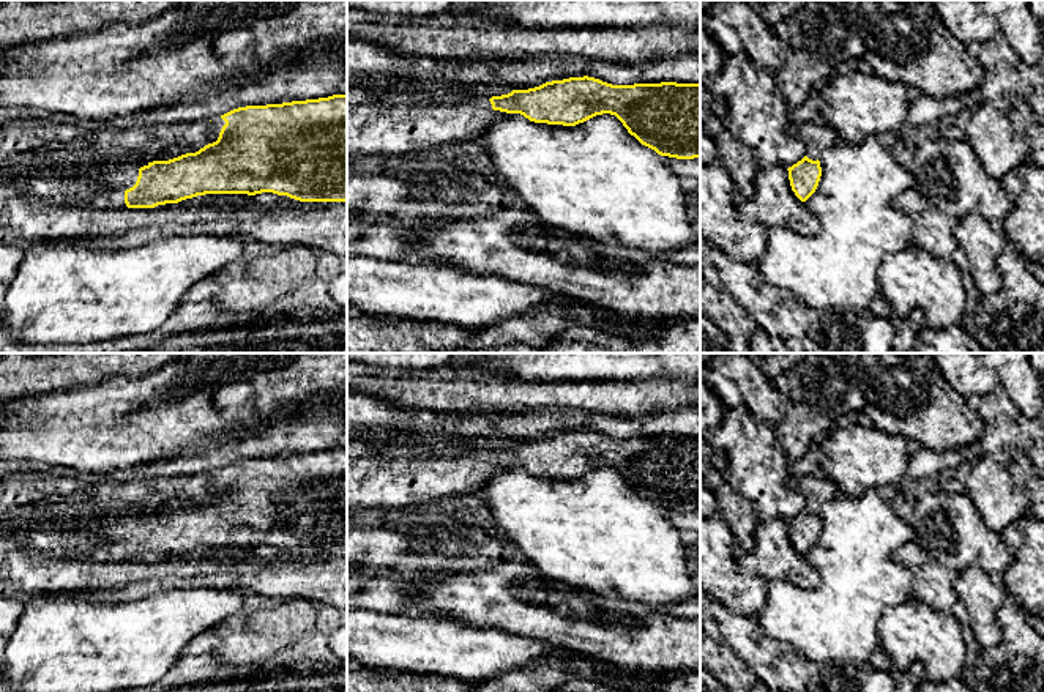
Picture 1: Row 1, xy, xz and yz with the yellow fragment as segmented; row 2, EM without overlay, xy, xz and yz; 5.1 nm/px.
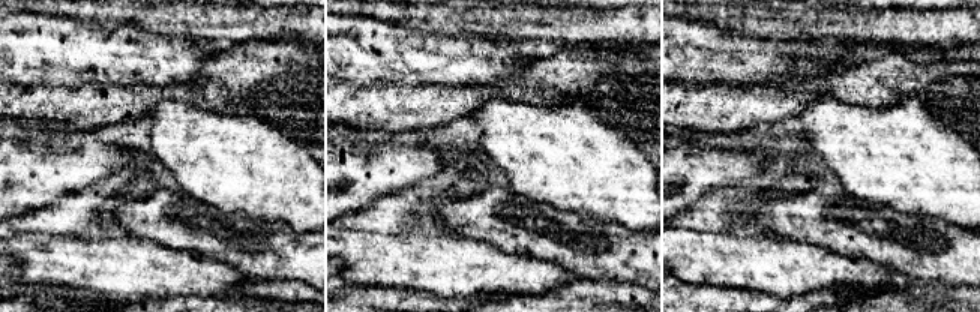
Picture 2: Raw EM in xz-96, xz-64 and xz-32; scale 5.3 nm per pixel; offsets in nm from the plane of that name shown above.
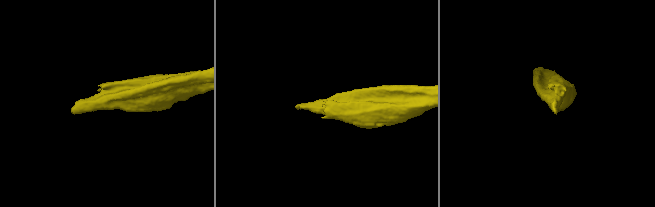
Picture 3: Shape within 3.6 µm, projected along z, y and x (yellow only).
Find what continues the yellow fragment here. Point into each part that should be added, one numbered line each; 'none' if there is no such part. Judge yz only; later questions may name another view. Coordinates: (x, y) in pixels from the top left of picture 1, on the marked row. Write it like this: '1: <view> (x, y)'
1: yz (817, 137)

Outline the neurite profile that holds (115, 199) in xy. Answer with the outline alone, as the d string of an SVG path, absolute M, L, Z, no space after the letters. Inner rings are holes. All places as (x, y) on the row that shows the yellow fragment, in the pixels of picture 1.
M110 191L106 195L99 195L93 200L98 208L125 208L125 191Z

